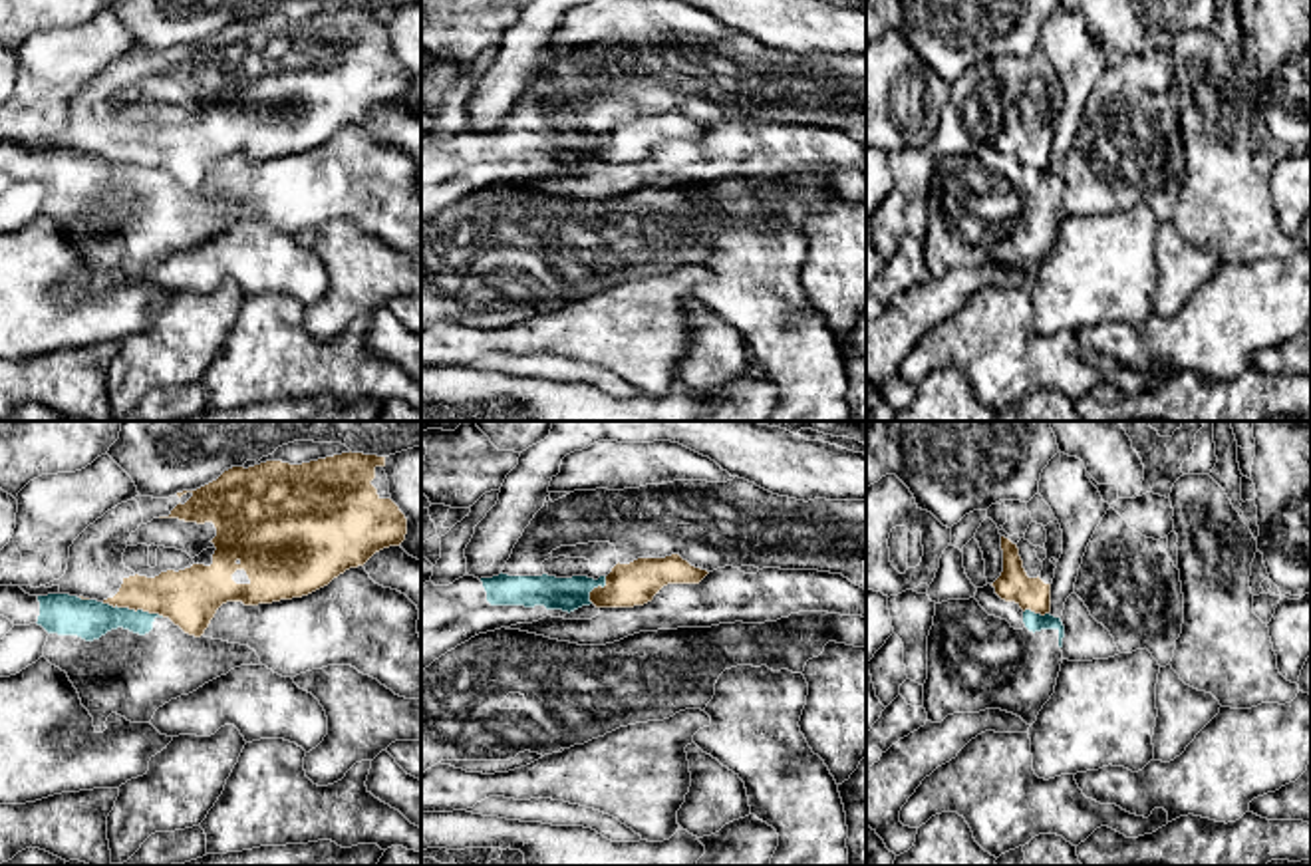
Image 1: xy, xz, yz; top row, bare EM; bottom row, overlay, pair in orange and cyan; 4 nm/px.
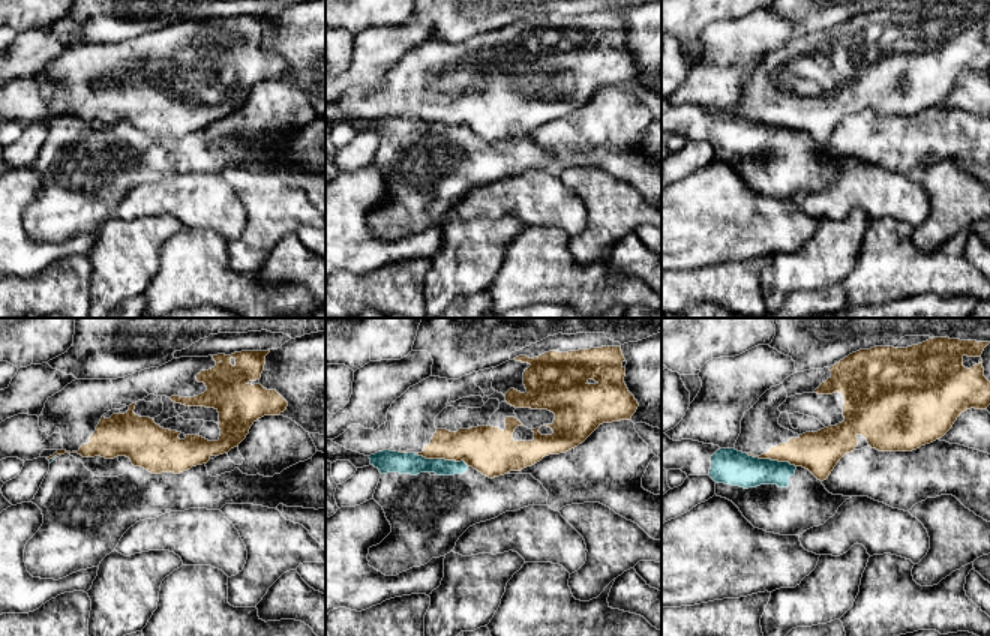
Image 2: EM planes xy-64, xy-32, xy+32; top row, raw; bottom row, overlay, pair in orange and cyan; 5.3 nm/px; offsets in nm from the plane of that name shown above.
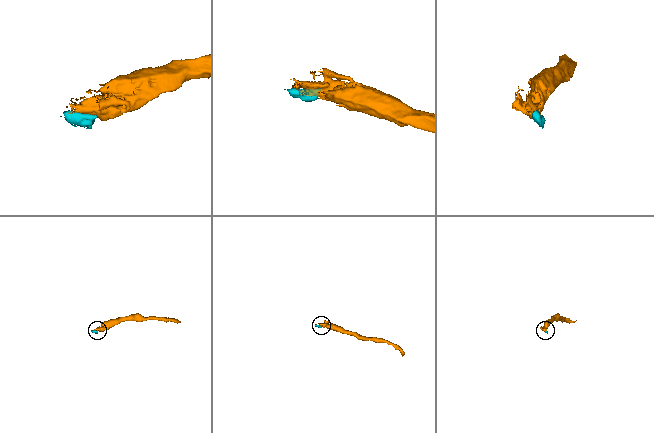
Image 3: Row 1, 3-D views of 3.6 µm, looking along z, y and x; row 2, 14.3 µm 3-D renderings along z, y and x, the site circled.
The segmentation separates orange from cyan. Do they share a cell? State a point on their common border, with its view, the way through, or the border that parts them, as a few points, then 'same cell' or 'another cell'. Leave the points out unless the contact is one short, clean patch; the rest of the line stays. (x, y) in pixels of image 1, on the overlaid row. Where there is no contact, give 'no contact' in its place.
xy (134, 608) | along xy (102, 602), (163, 616) | another cell

